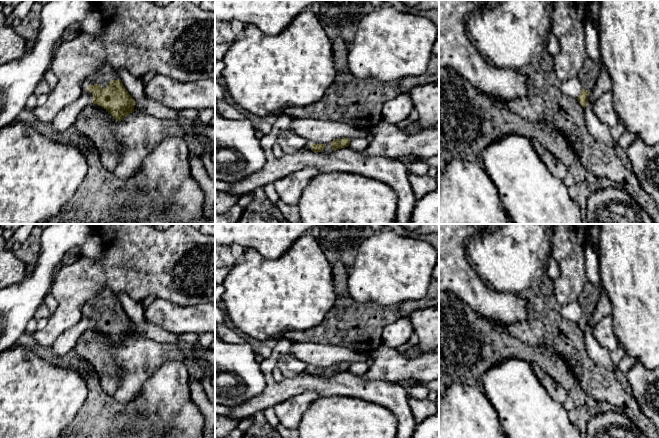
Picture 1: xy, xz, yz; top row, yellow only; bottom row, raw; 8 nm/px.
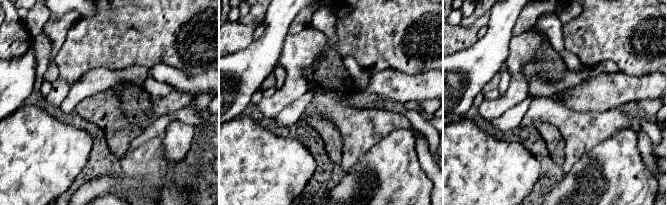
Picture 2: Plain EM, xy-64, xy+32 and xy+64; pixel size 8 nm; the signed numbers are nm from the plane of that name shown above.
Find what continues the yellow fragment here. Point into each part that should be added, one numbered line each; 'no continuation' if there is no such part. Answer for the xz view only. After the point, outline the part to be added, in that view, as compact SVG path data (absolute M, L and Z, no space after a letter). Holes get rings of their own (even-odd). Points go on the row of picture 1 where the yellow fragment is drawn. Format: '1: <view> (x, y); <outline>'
1: xz (328, 149); M327 143L326 147L321 151L321 153L324 153L324 154L330 154L332 152L334 152L334 150L330 143Z

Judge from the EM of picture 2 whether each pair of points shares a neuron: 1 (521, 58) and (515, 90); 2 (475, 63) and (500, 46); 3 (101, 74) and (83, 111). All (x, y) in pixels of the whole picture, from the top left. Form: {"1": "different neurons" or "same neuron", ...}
{"1": "same neuron", "2": "same neuron", "3": "different neurons"}

